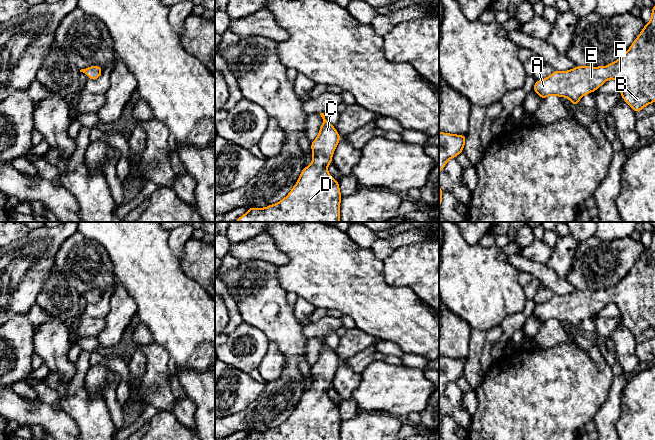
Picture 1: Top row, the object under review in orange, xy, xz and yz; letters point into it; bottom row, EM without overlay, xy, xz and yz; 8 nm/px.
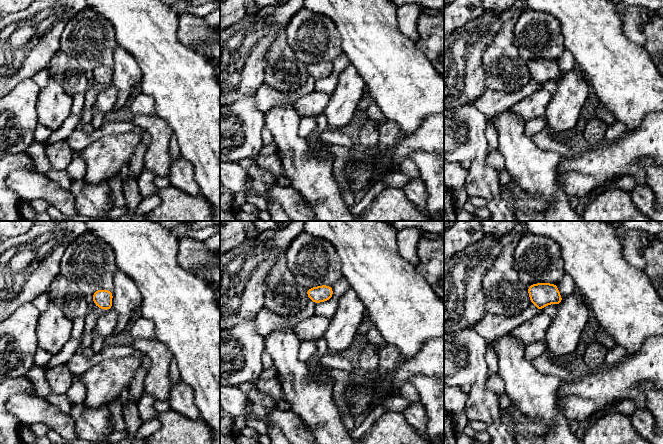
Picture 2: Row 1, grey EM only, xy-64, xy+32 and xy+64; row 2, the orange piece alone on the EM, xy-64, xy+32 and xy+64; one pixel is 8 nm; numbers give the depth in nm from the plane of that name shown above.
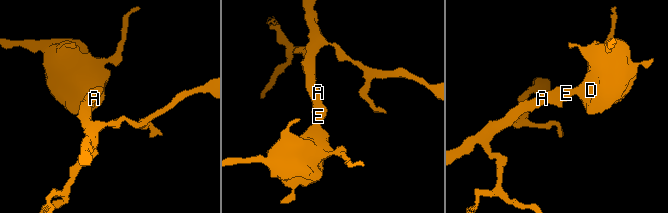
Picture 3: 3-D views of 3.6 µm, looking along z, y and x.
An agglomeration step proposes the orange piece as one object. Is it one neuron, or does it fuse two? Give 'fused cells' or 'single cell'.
single cell

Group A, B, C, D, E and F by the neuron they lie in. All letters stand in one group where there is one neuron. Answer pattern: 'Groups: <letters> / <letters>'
Groups: A B C D E F

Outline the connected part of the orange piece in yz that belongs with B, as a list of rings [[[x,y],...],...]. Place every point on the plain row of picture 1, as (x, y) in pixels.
[[[655,228],[652,231],[651,245],[645,248],[633,268],[618,284],[607,291],[576,290],[565,296],[554,294],[549,301],[536,304],[533,315],[543,324],[550,319],[567,321],[577,331],[581,321],[598,314],[610,302],[617,305],[621,321],[635,337],[655,326]]]

